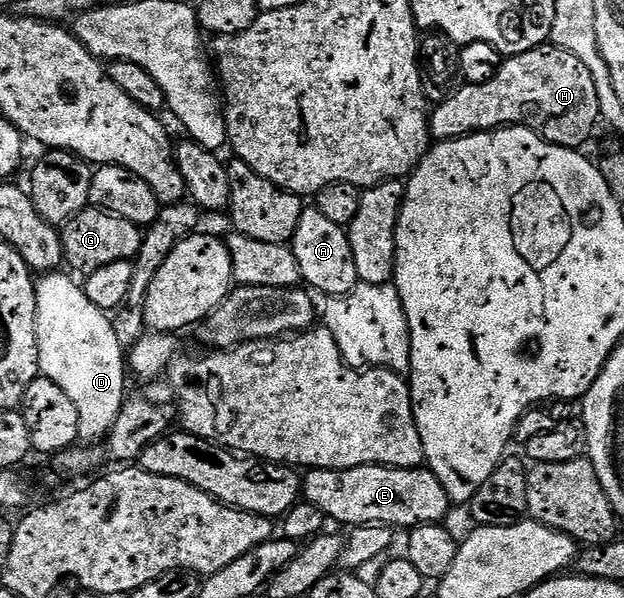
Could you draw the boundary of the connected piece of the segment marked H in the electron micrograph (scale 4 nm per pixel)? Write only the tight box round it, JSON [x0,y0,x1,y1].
[429,43,602,150]

